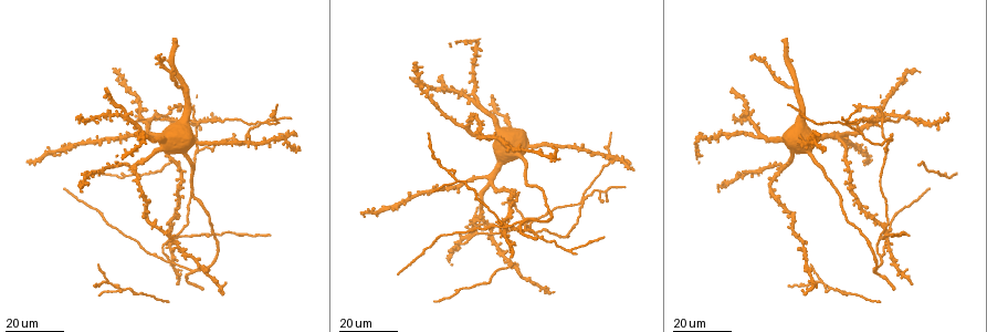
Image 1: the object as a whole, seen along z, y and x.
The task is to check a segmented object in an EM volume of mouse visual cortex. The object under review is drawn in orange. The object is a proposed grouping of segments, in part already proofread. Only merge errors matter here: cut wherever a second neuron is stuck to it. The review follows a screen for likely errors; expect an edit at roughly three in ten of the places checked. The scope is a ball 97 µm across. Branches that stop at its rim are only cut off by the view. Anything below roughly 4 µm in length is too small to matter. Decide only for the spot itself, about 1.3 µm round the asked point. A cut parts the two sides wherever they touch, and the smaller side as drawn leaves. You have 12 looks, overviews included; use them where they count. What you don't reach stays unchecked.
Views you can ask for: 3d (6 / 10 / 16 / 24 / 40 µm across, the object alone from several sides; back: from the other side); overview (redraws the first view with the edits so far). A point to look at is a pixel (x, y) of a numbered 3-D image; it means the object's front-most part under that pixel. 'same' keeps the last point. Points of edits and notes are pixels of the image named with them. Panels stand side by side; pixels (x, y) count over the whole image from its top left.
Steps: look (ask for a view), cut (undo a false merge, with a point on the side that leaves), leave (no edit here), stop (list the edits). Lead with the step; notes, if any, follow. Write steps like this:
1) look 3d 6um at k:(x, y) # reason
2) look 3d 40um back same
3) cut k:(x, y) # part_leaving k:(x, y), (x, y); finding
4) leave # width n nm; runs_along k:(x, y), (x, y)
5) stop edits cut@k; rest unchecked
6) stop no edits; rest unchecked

look 3d 16um at 1:(476, 233) # branch point

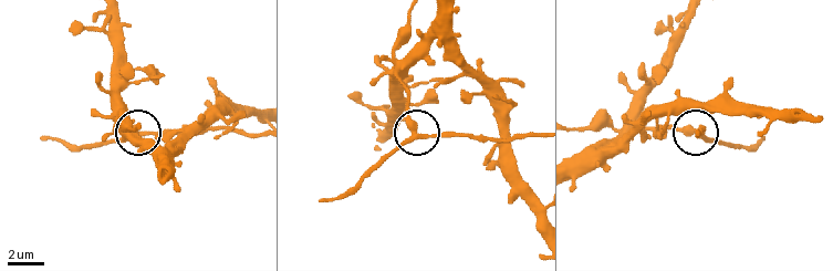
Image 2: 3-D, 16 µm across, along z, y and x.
look 3d 10um at 2:(417, 138)

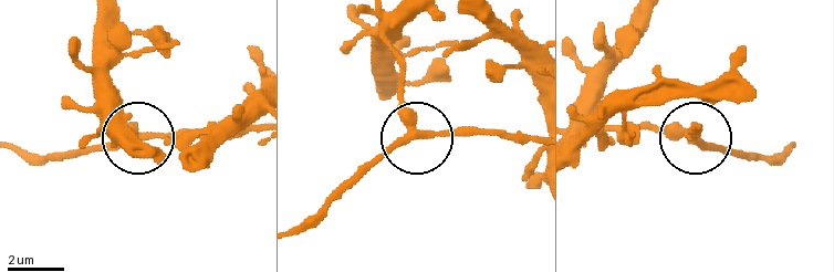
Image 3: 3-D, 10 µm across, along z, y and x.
look 3d 10um back at 3:(412, 135)

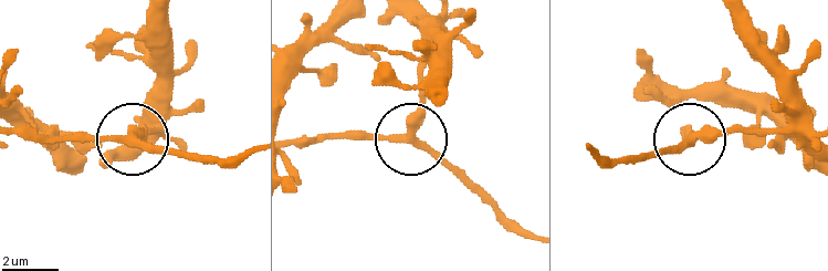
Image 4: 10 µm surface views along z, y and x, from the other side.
leave # arms 3; runs_along 4:(123, 155), (152, 126), (135, 138), (185, 155); all the same neuron

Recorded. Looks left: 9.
look 3d 16um at 1:(200, 150) # three arms meet

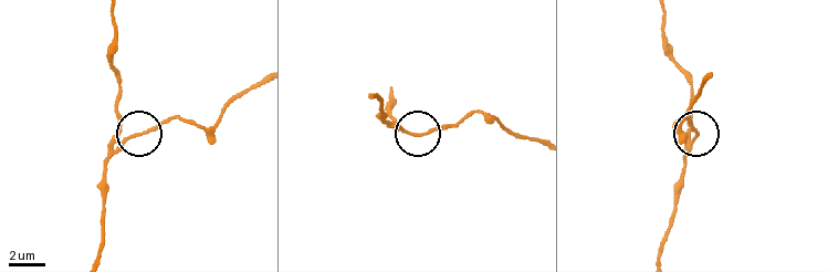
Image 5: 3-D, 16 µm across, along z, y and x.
look 3d 10um at 5:(121, 144)

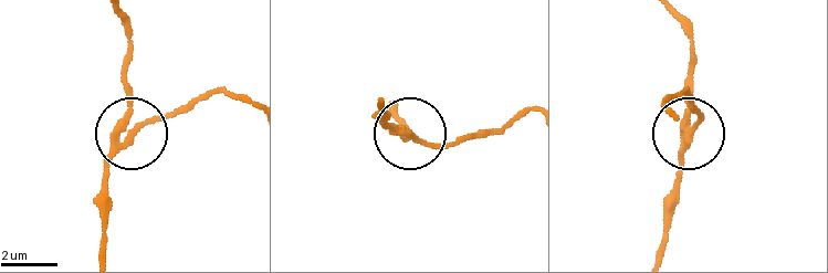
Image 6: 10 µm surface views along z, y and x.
leave # side_arm 14 um; runs_along 6:(672, 18), (693, 53), (687, 146), (674, 193); one neuron here

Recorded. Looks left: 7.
look 3d 24um at 1:(880, 240) # branch point

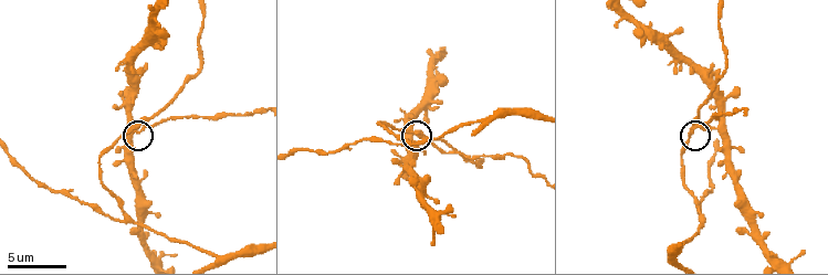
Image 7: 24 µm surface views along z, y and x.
look 3d 6um at 7:(144, 126)

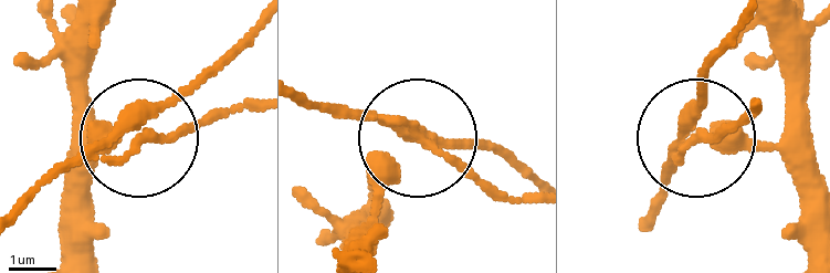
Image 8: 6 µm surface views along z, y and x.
look 3d 6um back at 8:(687, 144)

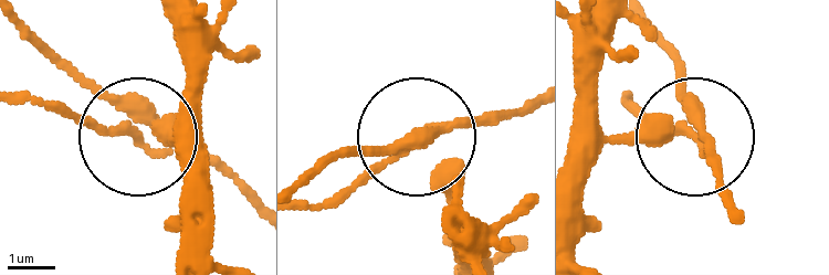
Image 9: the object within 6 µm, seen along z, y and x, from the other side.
leave # arms 3; runs_along 9:(615, 18), (591, 101), (615, 133), (691, 128), (674, 45); one neuron here

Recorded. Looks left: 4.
look 3d 24um at 1:(455, 181)

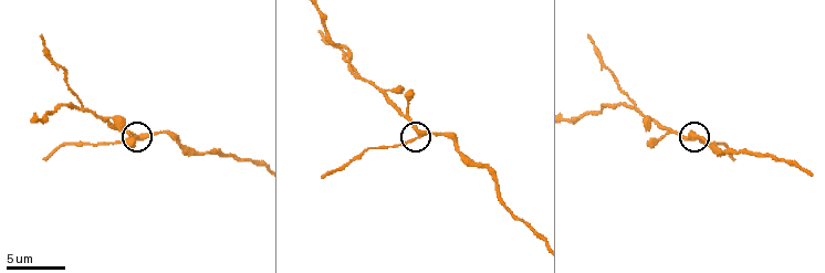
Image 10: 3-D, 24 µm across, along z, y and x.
look 3d 6um at 10:(417, 134) # zoom in

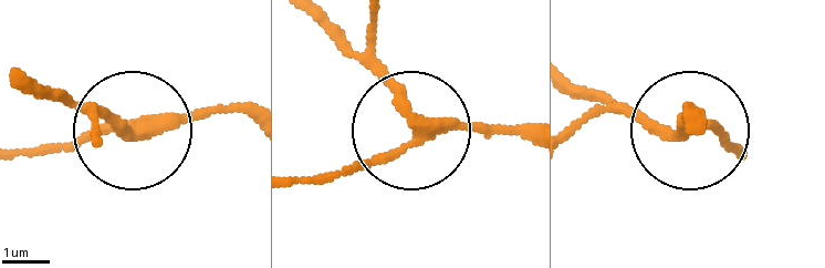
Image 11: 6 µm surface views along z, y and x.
leave # width 240 nm; runs_along 11:(247, 112), (163, 112), (20, 148); one neuron here

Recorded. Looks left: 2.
look 3d 16um at 10:(82, 102) # three-way junction

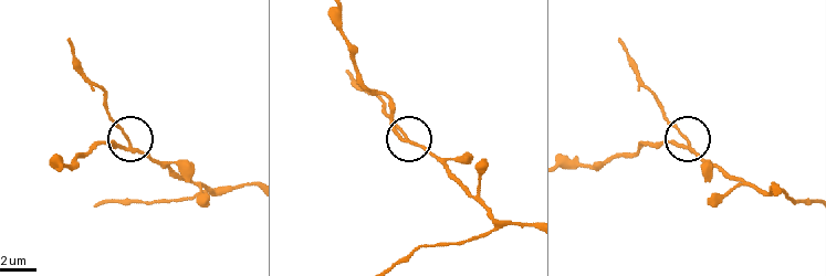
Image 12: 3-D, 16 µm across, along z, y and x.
look 3d 6um at 12:(686, 141) # zoom in

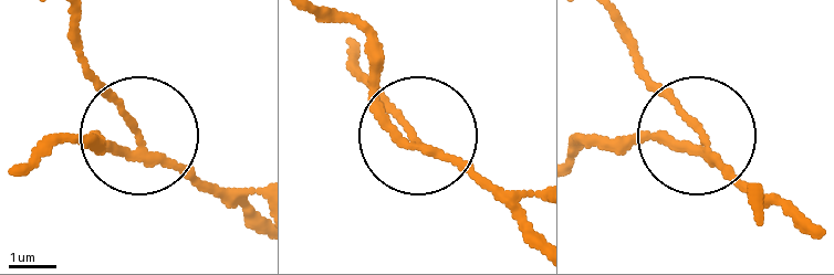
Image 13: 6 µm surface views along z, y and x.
cut 13:(121, 101) # part_leaving 13:(156, 154), (84, 62), (72, 14); two neurons meet here

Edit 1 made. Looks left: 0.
stop edits cut@13; rest unchecked

